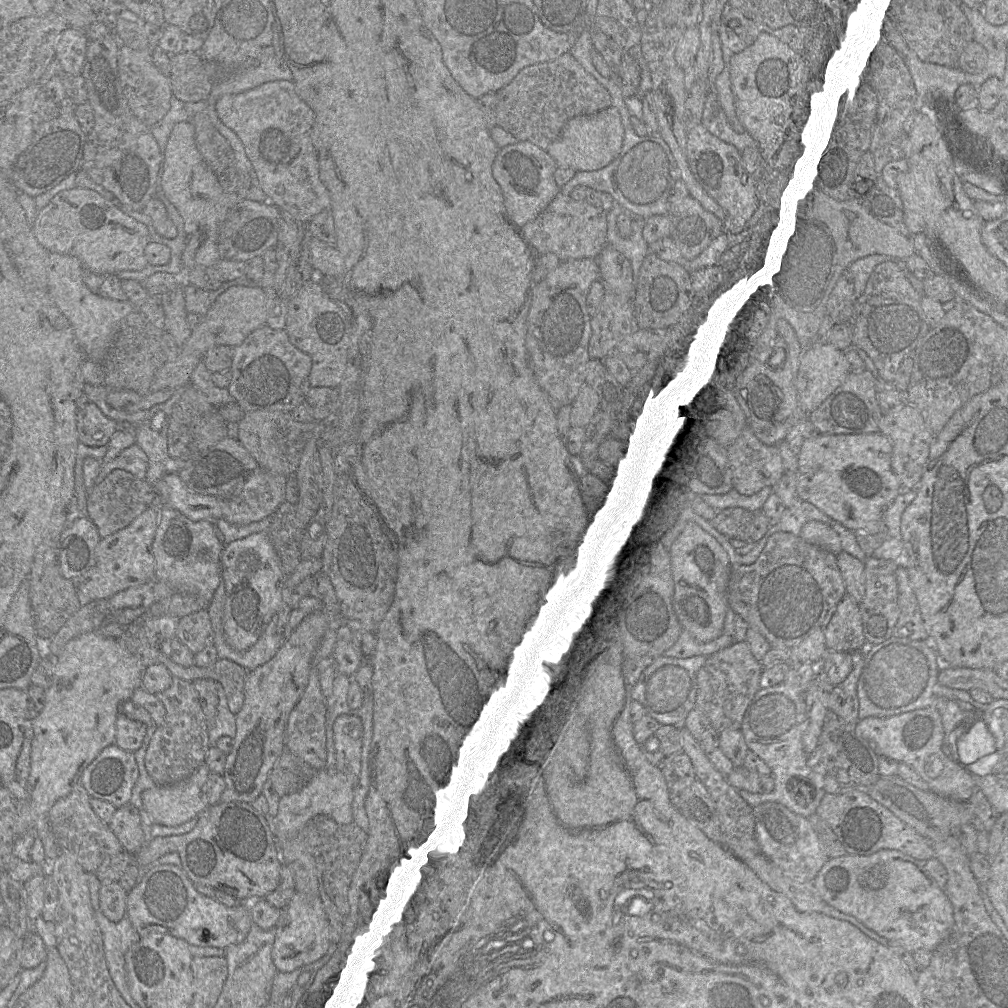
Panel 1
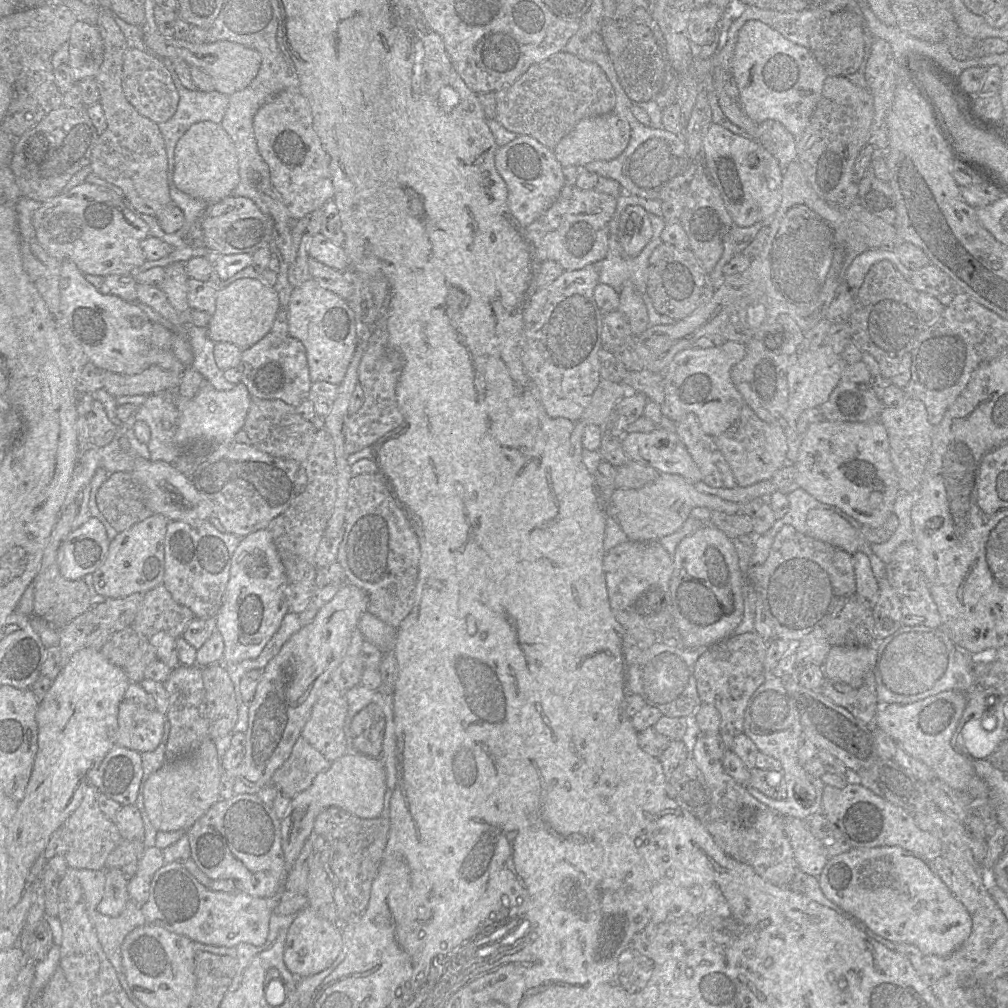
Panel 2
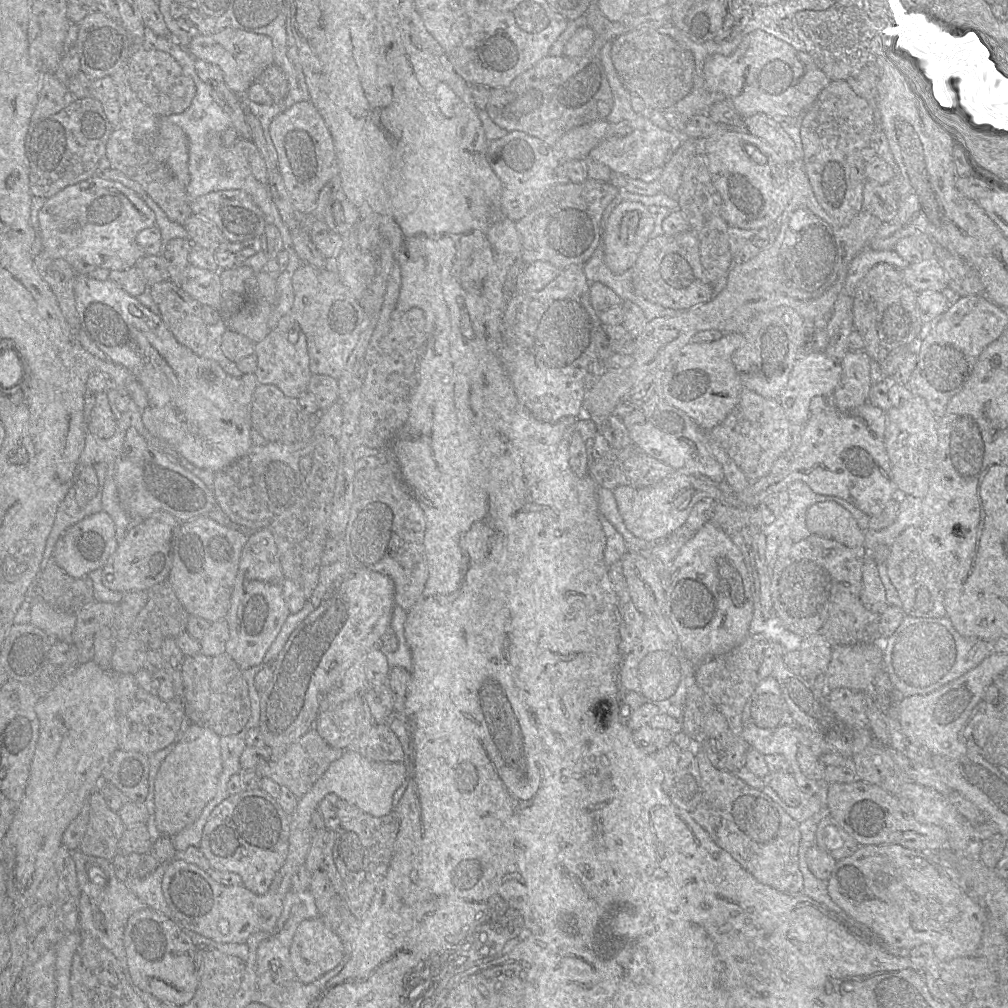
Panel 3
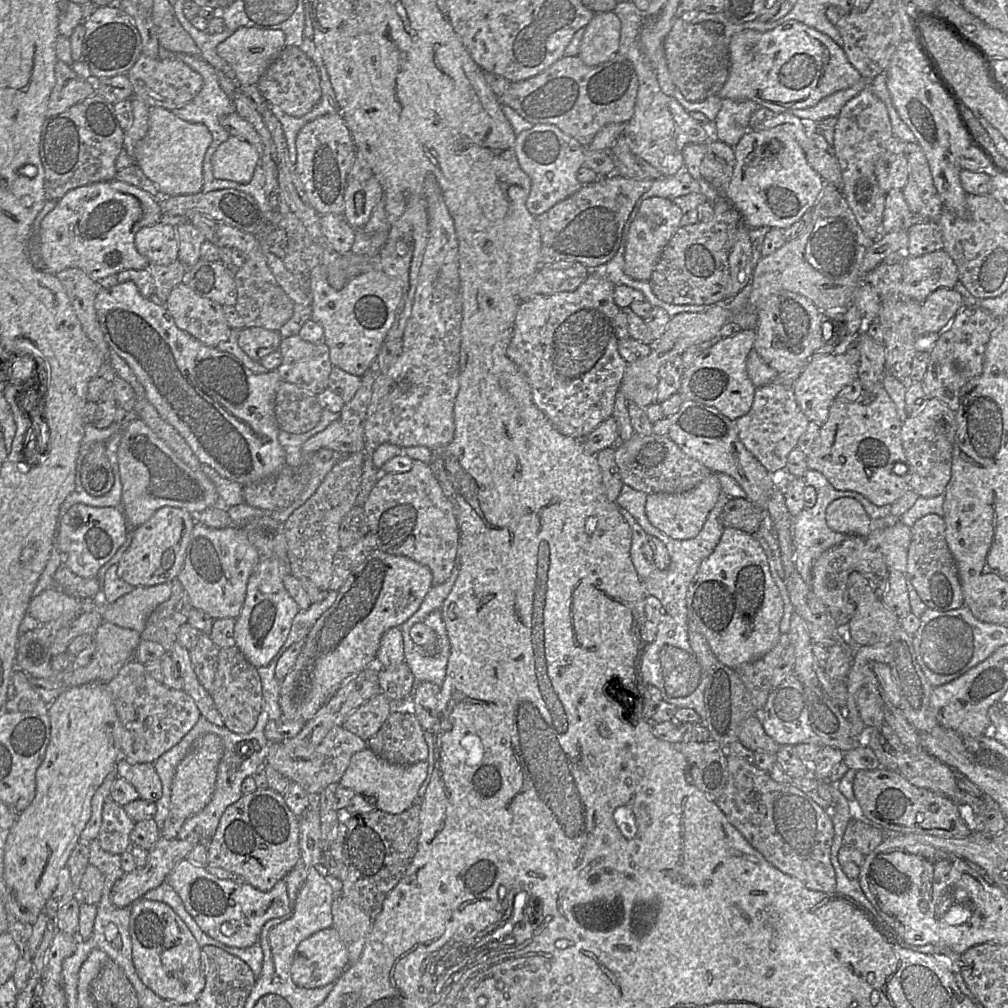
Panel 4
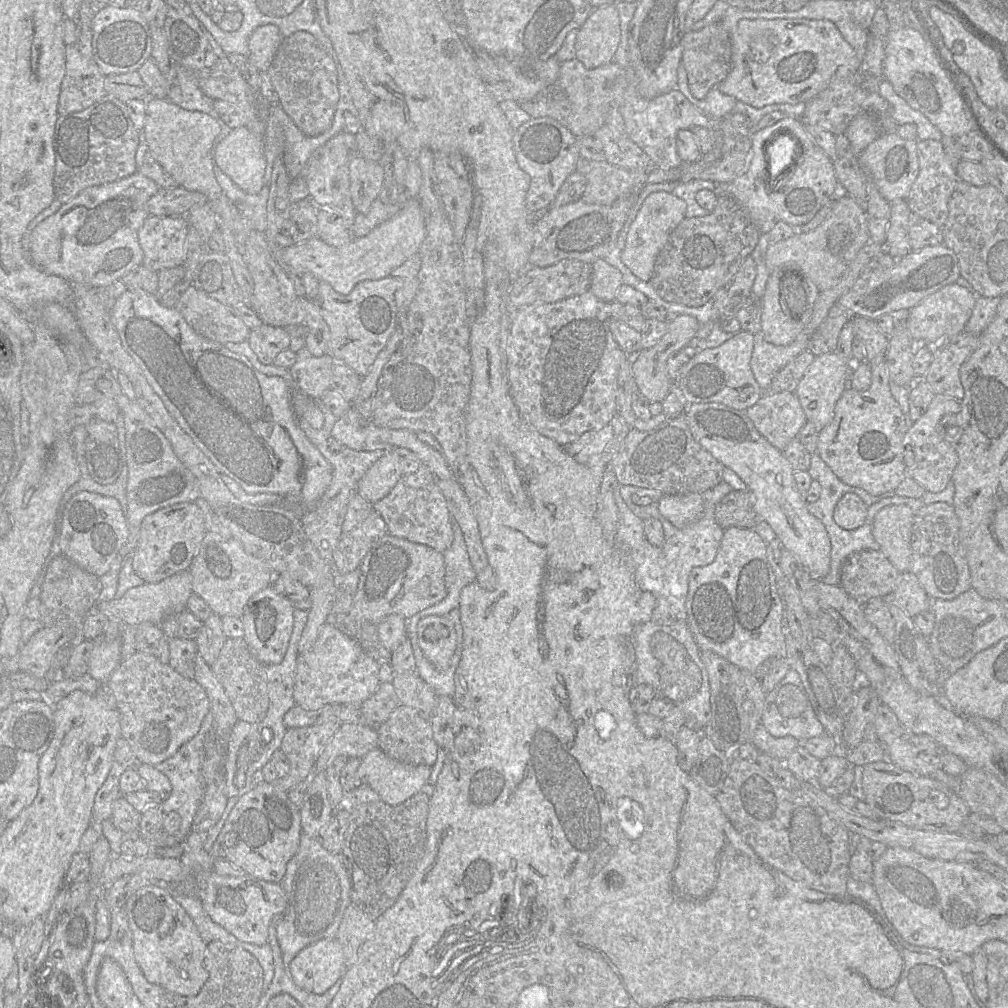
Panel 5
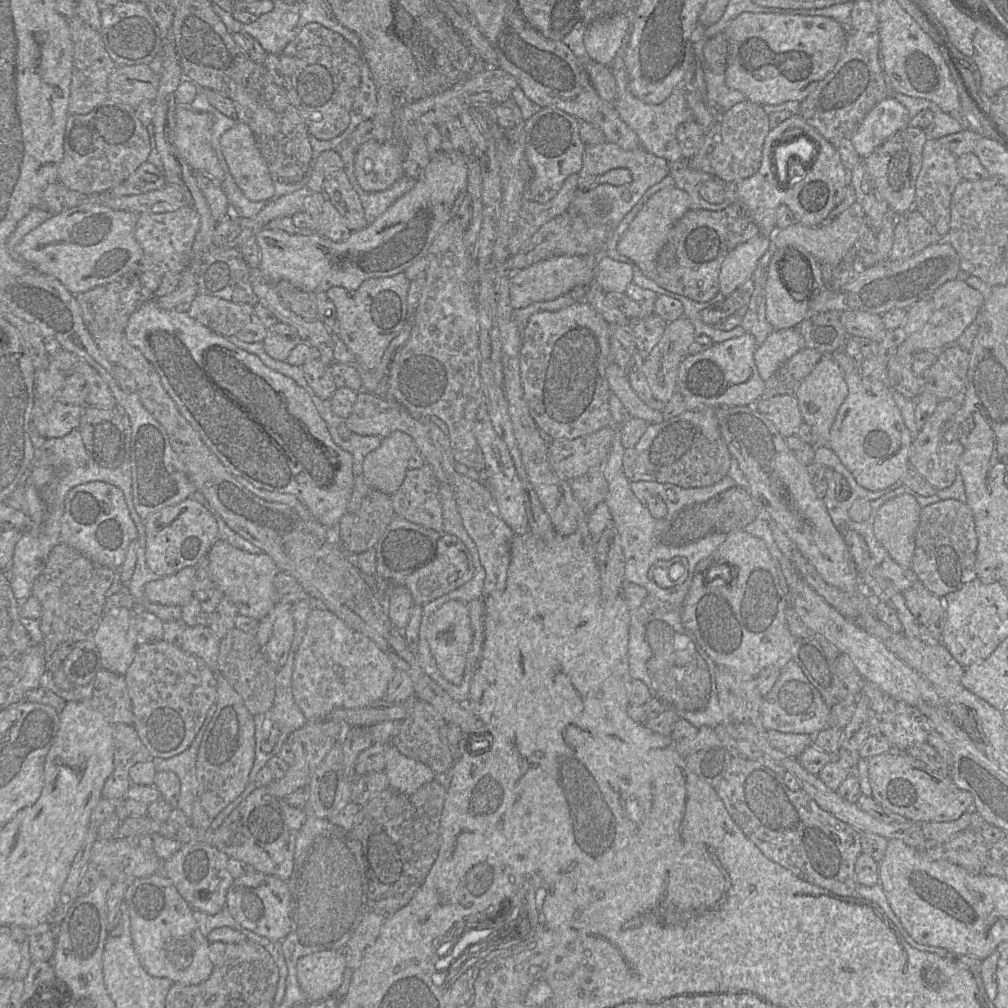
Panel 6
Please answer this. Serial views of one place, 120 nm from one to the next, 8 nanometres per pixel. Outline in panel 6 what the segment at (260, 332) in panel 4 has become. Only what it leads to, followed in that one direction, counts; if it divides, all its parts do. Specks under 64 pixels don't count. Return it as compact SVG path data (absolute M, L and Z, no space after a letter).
M277 322L269 327L266 337L262 341L266 353L279 361L285 361L299 342L297 330L282 322Z

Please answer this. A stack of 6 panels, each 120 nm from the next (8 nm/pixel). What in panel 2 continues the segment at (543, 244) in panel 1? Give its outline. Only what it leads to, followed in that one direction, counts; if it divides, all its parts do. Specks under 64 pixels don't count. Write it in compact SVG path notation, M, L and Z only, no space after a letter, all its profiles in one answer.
M575 184L565 185L551 206L525 228L537 260L554 260L564 270L600 262L608 252L610 222L616 206L617 197L595 189L580 189Z

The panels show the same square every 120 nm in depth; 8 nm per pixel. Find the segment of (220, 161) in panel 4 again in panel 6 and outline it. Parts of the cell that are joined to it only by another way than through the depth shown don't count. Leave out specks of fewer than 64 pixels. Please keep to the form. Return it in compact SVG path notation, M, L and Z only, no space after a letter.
M237 121L231 129L221 136L220 147L229 172L241 192L254 202L269 200L274 193L273 178L258 149L250 127L243 122Z

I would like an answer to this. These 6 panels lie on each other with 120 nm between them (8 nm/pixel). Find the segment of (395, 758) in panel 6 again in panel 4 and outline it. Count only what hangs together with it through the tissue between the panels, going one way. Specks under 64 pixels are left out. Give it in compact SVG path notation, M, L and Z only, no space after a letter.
M365 748L355 753L350 760L339 785L352 789L356 794L372 795L375 797L376 809L389 813L400 814L407 810L418 797L418 790L428 772L427 761L412 765L391 764L379 758L371 749Z

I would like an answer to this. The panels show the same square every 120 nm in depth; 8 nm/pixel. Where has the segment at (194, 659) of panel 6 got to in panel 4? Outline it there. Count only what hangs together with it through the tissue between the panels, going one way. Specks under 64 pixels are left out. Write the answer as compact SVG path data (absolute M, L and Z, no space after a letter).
M134 657L106 685L123 729L121 758L133 764L153 763L178 744L201 717L191 696L152 678L144 664Z

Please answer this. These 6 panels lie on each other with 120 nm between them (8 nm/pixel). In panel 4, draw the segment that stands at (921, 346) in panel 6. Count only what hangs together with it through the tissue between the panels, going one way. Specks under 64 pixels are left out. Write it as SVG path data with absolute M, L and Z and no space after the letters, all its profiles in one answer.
M936 289L921 303L922 333L941 333L965 305L964 298L955 289Z

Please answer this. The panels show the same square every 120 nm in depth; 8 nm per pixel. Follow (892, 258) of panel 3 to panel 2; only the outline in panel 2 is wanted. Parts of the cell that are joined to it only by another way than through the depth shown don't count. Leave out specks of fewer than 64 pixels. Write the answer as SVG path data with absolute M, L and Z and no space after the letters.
M870 249L853 259L845 281L853 290L858 290L871 266L881 260L888 260L895 265L904 278L910 281L912 272L899 259L894 250Z

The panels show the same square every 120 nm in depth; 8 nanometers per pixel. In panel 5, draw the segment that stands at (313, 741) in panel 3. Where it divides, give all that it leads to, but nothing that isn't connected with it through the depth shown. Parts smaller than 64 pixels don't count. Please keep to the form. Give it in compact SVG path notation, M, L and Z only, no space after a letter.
M343 723L320 753L312 775L325 771L339 756L362 759L377 746L376 728L365 724Z

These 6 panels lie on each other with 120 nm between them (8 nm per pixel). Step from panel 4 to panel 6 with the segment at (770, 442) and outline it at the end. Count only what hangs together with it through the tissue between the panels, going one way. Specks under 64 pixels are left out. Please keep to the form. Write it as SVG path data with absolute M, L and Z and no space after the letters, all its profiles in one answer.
M778 395L759 400L754 405L775 425L784 438L796 435L798 428L803 423L795 395Z

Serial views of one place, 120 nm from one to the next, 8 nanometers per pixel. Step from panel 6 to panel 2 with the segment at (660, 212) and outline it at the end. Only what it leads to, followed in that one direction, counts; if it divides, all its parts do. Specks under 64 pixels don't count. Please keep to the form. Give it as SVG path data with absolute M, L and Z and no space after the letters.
M630 205L621 215L618 239L626 255L637 256L653 237L649 213L641 206Z

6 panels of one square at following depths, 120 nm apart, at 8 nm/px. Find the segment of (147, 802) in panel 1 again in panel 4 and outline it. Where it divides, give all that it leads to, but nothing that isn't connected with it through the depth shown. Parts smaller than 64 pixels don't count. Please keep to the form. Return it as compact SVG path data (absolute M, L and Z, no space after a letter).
M213 733L204 734L194 742L191 750L176 767L171 785L169 812L160 830L160 837L167 840L176 838L183 823L209 803L215 790L217 768L223 751L221 738Z

